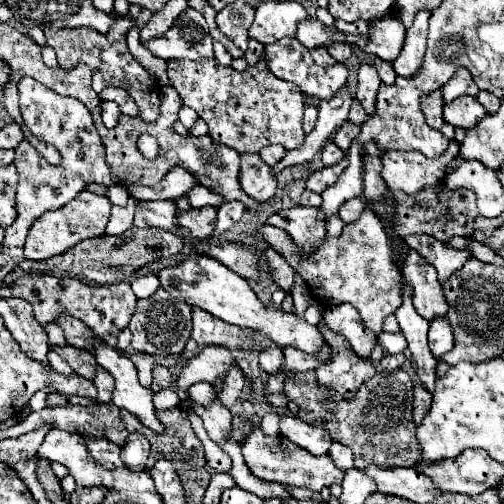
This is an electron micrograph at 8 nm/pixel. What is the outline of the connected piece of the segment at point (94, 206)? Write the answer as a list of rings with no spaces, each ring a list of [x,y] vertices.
[[[80,192],[78,198],[74,198],[70,204],[62,206],[60,210],[54,212],[44,212],[44,216],[40,216],[26,238],[26,246],[24,246],[24,256],[30,260],[46,260],[58,254],[68,252],[72,246],[76,246],[78,242],[86,240],[86,238],[96,238],[104,234],[104,228],[108,224],[108,216],[110,216],[110,200],[106,196],[98,196],[92,192]]]

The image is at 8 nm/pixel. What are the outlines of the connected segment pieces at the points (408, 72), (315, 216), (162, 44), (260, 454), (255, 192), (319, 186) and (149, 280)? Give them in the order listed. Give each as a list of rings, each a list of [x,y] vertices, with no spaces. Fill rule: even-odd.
[[[420,10],[416,14],[412,28],[406,30],[406,42],[402,46],[402,52],[394,60],[394,70],[398,76],[410,78],[418,72],[418,68],[424,60],[424,52],[426,52],[426,34],[428,34],[430,14],[432,12],[428,12],[428,10]]]
[[[296,206],[292,210],[280,210],[268,218],[268,224],[272,222],[286,230],[304,252],[312,252],[326,236],[326,216],[320,208]],[[308,226],[314,230],[308,230]]]
[[[188,8],[188,12],[184,12],[162,38],[154,38],[144,46],[154,56],[164,60],[214,58],[208,24],[204,16],[194,8]]]
[[[258,426],[242,444],[242,456],[250,472],[260,480],[280,482],[288,486],[306,486],[314,492],[320,492],[324,486],[332,486],[334,482],[340,484],[344,478],[344,472],[334,466],[334,460],[330,460],[330,456],[312,456],[284,436],[266,436]]]
[[[242,154],[240,162],[240,184],[248,196],[258,202],[266,202],[276,194],[276,176],[258,154]]]
[[[344,158],[340,164],[334,164],[334,166],[328,166],[328,168],[324,168],[324,170],[318,170],[318,172],[314,172],[310,178],[308,178],[308,182],[306,182],[306,186],[310,188],[310,190],[314,190],[314,192],[324,192],[328,186],[332,186],[336,180],[338,180],[338,176],[344,172],[344,168],[348,166],[348,160]]]
[[[148,274],[142,278],[136,278],[132,282],[132,290],[138,298],[148,298],[150,294],[154,294],[160,288],[160,280],[156,278],[156,274]]]

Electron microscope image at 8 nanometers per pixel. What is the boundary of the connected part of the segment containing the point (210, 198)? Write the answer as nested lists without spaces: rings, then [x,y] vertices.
[[[200,184],[196,188],[192,188],[192,192],[188,192],[188,196],[184,196],[184,198],[188,198],[192,208],[202,208],[202,206],[216,206],[218,208],[224,202],[218,194],[210,192],[208,188],[204,188]]]

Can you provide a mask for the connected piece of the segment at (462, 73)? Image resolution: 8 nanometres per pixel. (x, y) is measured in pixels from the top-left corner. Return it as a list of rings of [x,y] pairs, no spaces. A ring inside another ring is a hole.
[[[458,70],[452,78],[450,78],[450,82],[442,88],[442,100],[444,100],[444,104],[450,104],[452,100],[456,100],[456,98],[460,98],[460,96],[478,96],[478,86],[474,84],[474,80],[472,80],[472,76],[470,76],[470,72],[466,72],[466,70]]]

